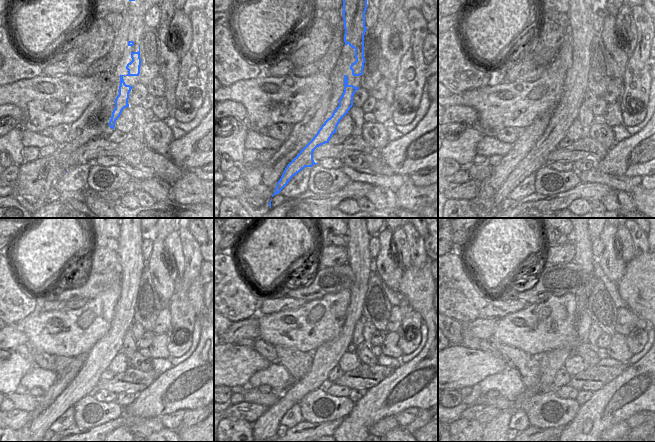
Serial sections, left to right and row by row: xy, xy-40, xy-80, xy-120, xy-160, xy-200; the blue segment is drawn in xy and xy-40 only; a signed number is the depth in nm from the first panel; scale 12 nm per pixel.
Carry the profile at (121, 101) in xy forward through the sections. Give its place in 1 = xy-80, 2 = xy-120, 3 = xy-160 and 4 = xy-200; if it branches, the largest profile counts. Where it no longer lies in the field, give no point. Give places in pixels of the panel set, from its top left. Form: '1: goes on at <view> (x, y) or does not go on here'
1: goes on at xy-80 (561, 118)
2: goes on at xy-120 (99, 358)
3: goes on at xy-160 (326, 357)
4: goes on at xy-200 (550, 362)

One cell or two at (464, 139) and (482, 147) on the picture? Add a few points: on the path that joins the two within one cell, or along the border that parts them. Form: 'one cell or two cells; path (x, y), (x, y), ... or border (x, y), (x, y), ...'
two cells; border (482, 135), (476, 144), (475, 155)

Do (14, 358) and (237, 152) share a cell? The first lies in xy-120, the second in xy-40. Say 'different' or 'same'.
same

